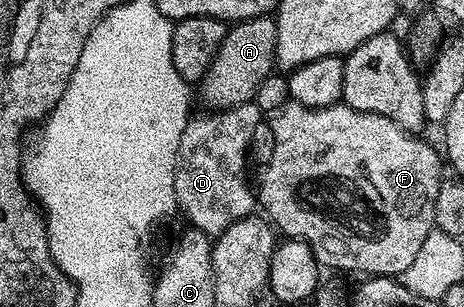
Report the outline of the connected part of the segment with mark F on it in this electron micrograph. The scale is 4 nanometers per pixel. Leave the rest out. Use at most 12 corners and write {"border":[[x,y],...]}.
{"border":[[287,104],[256,198],[319,267],[397,277],[441,155],[387,117]]}

